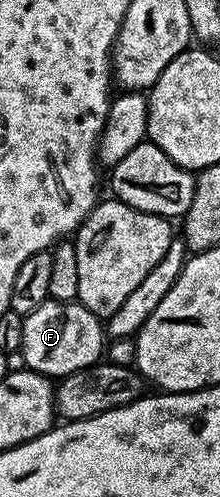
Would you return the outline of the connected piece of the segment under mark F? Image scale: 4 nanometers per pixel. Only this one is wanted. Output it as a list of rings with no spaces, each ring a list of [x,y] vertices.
[[[49,298],[23,317],[21,349],[26,367],[50,380],[60,380],[102,361],[107,350],[107,330],[81,302],[60,302]]]

